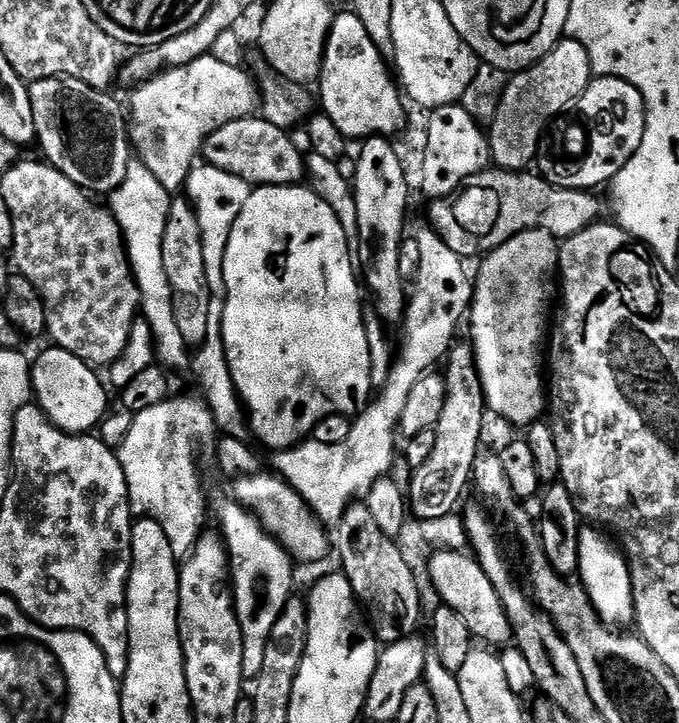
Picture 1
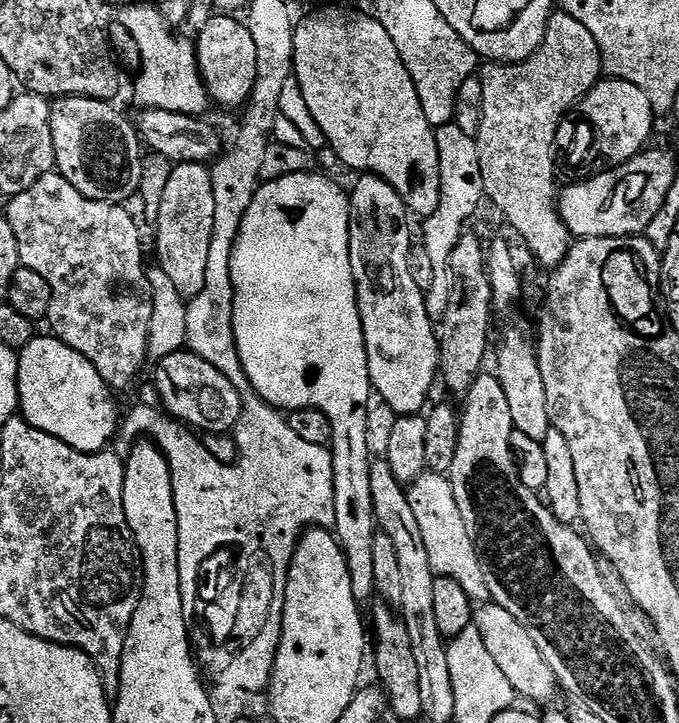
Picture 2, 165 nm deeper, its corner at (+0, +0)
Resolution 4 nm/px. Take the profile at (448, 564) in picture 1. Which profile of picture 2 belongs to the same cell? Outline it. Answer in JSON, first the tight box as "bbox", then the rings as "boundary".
{"bbox":[472,603,558,704],"boundary":[[[481,603],[473,611],[472,624],[481,632],[486,649],[510,682],[517,697],[525,696],[536,704],[544,704],[555,698],[558,693],[556,675],[550,670],[546,658],[542,658],[542,650],[534,646],[534,638],[530,638],[526,626],[522,626],[522,622],[518,622],[510,610],[502,610],[501,605],[494,603]]]}

